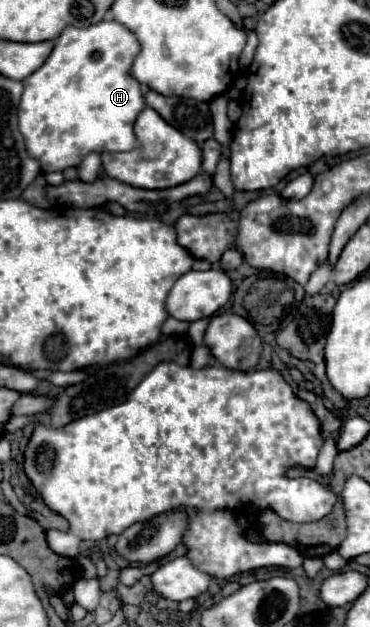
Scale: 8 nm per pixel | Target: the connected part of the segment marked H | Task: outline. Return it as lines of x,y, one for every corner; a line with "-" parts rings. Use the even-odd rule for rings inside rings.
113,20
111,22
97,22
97,24
87,26
87,28
67,26
61,32
61,36
55,40
55,48
53,48
51,56
45,60
45,64
23,80
23,94
21,94
21,102
19,102
19,132
25,138
25,146
27,146
29,156
37,158
41,164
45,164
45,166
41,166
43,174
55,172
55,170
65,170
69,166
79,166
81,160
91,152
99,152
99,154
101,152
125,152
125,150
133,150
135,146
139,146
139,142
135,142
137,136
133,132
133,124
135,124
139,112
145,108
145,100
143,100
141,84
129,74
129,66
133,64
133,58
137,56
137,50
141,50
137,46
137,38
133,38
133,32
125,30
125,26
121,26
119,22
113,22

